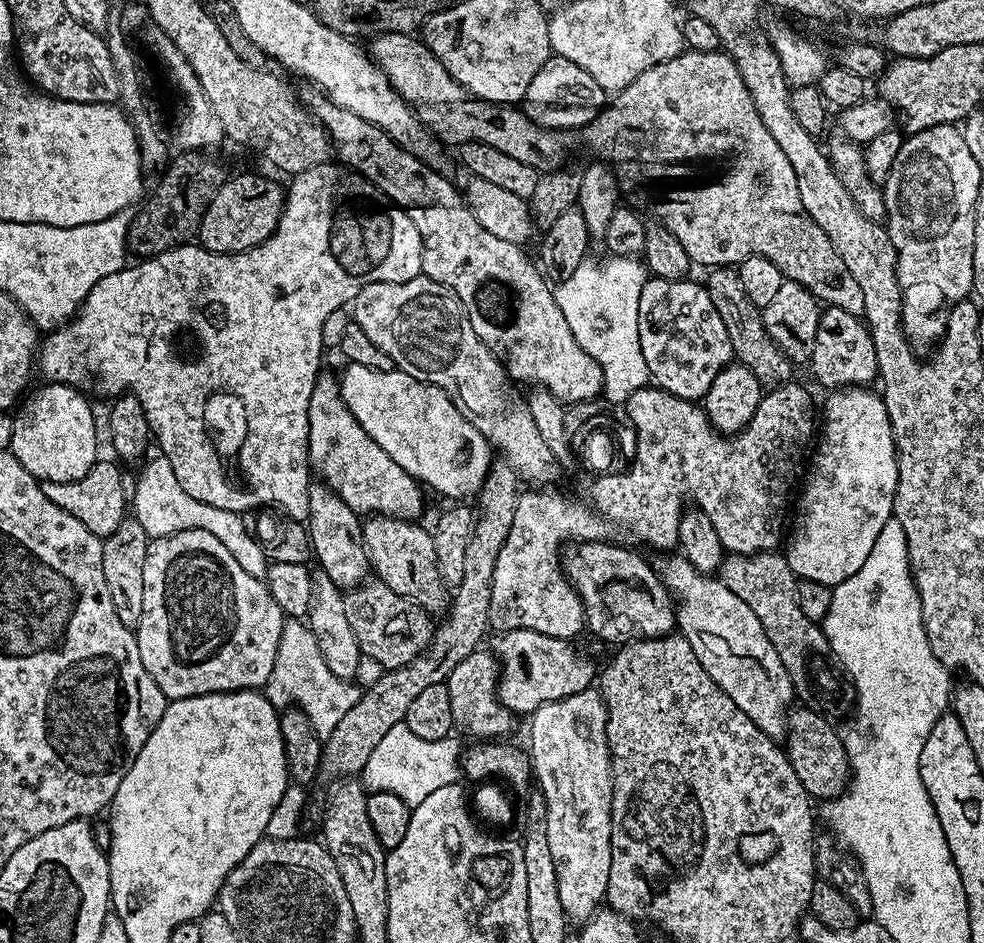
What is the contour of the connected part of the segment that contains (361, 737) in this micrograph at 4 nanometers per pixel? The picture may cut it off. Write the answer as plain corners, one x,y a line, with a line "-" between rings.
505,462
493,463
488,470
488,476
484,480
484,487
478,493
480,500
480,512
475,513
472,525
472,537
466,546
466,566
462,566
462,582
455,585
450,596
450,603
444,620
435,625
434,631
421,655
418,655
400,668
389,668
373,682
369,688
365,687
360,694
360,700
353,706
344,717
338,721
338,726
323,741
320,749
320,770
323,779
339,782
345,778
356,778
361,775
370,762
370,754
374,754
374,746
386,738
390,729
403,725
406,710
410,710
410,702
426,690
426,686
434,686
447,681
450,670
462,662
462,658
470,658
470,654
481,647
484,635
490,632
488,626
488,611
490,610
490,586
494,582
494,562
498,562
498,553
502,551
502,542
506,542
506,534
510,534
510,522
514,522
514,510
518,499
518,477
514,469

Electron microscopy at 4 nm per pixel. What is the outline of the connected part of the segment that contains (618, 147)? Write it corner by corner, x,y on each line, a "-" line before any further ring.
685,50
658,66
650,66
650,70
642,70
642,74
638,74
638,78
630,82
630,86
615,93
600,109
597,116
589,124
579,129
578,136
584,139
585,146
596,155
593,157
597,161
609,165
615,172
616,183
619,184
620,191
625,197
633,196
640,204
646,203
647,200
652,203
651,215
668,227
671,234
682,242
682,247
686,250
693,265
705,264
705,269
711,270
721,266
739,266
742,261
751,256
770,258
770,262
774,262
774,266
782,270
785,280
793,280
802,287
809,288
816,295
817,300
825,305
838,310
846,310
846,314
851,316
863,317
862,290
858,287
854,274
850,274
846,262
842,262
838,250
834,250
834,242
826,238
822,226
818,226
818,222
814,222
804,213
802,197
798,194
798,178
794,178
794,166
790,166
786,154
782,154
778,142
774,142
770,130
766,130
762,118
758,118
758,110
754,110
754,98
750,98
750,90
746,90
746,82
742,82
742,74
727,52
723,50
718,52

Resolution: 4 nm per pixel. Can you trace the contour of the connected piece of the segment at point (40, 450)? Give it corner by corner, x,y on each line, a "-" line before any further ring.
55,382
41,385
37,392
29,391
15,409
10,451
25,470
41,482
74,482
88,474
98,462
96,451
100,444
96,441
96,416
92,413
92,404
77,385

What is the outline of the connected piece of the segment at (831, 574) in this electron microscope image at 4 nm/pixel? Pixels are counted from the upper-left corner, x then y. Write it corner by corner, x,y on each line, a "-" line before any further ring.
849,386
831,393
824,404
824,437
820,440
820,453
812,460
804,493
800,496
800,517
792,532
786,555
788,565
800,580
822,582
835,586
846,582
850,574
862,570
862,562
870,558
882,526
893,519
896,483
898,482
898,462
896,443
890,426
890,414
884,405
884,397
879,391
871,392
868,386

